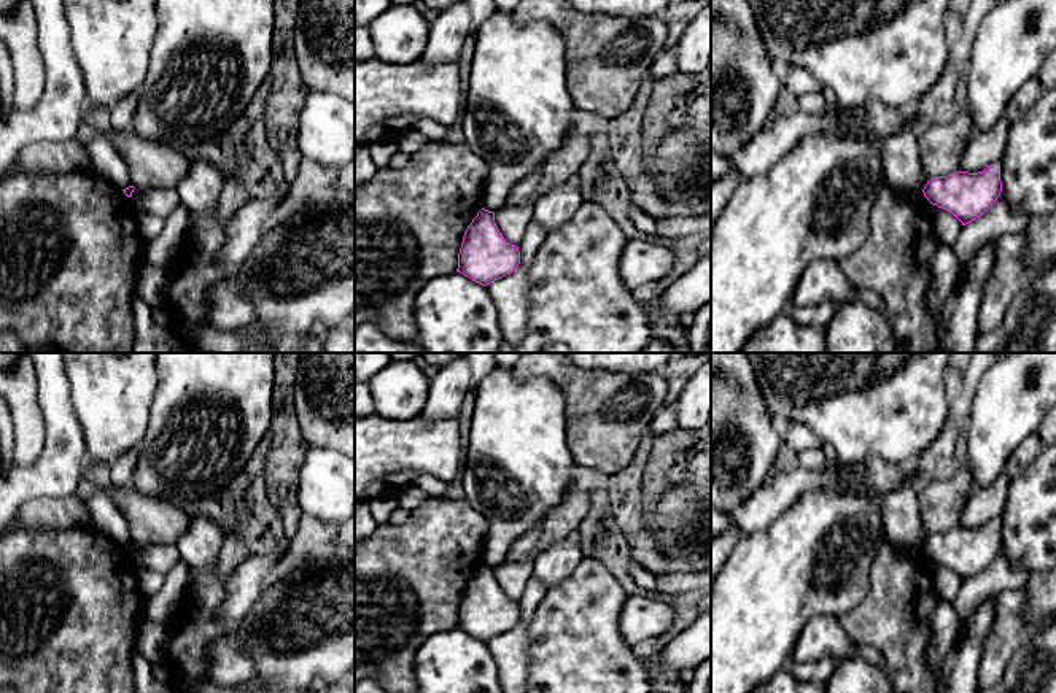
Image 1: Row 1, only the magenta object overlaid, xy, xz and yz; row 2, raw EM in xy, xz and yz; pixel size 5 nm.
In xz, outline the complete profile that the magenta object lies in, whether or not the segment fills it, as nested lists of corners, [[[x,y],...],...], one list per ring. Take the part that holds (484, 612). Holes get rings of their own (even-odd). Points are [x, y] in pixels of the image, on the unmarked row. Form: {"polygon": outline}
{"polygon": [[[482,564],[464,588],[456,628],[487,642],[515,628],[518,620],[518,602],[506,598],[495,569]]]}

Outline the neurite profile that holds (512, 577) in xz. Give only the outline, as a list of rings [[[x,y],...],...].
[[[534,559],[504,563],[495,567],[495,579],[507,599],[518,602],[533,577]]]

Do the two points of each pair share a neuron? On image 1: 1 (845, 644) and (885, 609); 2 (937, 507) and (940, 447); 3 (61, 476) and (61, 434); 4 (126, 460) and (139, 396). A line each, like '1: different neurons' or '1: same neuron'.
1: different neurons
2: different neurons
3: same neuron
4: different neurons

